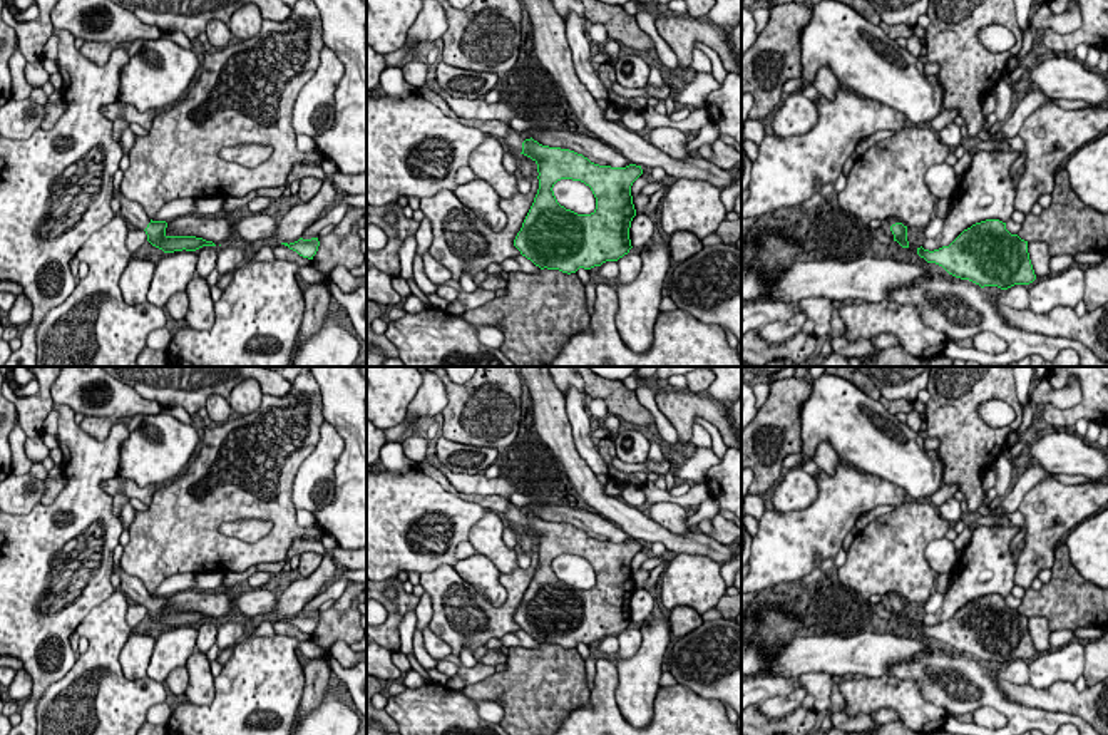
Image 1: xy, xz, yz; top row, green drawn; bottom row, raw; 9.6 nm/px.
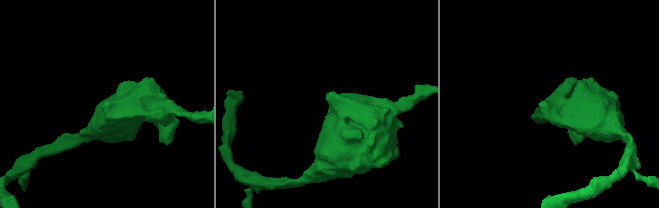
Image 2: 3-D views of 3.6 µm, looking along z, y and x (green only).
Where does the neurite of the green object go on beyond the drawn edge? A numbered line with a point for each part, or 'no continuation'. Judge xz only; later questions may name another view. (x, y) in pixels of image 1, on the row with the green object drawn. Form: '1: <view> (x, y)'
1: xz (512, 141)

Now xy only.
1: xy (129, 210)

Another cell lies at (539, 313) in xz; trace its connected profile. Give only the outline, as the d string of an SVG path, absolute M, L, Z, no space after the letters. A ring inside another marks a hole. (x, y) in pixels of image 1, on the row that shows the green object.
M547 268L537 273L510 271L507 293L467 310L464 320L470 325L499 325L504 333L499 350L514 367L547 367L574 335L589 332L591 326L584 283L576 273Z

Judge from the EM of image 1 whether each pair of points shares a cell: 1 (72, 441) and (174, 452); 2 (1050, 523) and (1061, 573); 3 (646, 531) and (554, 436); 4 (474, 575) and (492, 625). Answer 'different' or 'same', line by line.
1: different
2: different
3: same
4: different

